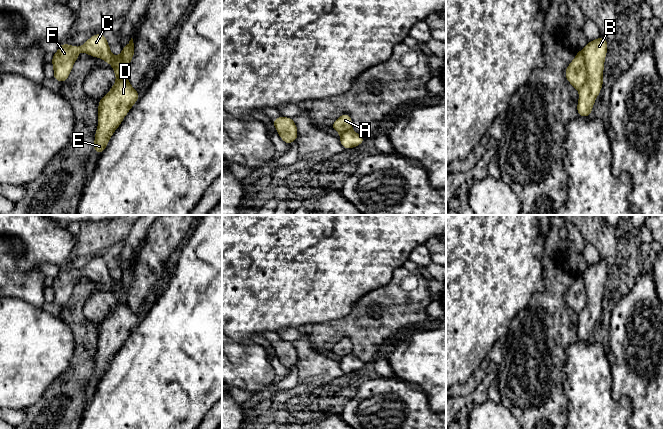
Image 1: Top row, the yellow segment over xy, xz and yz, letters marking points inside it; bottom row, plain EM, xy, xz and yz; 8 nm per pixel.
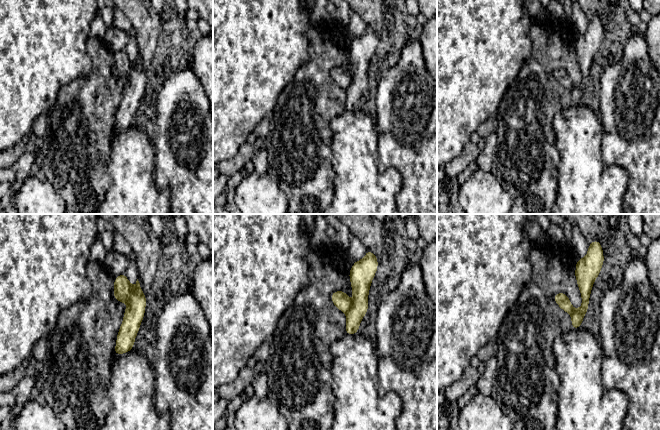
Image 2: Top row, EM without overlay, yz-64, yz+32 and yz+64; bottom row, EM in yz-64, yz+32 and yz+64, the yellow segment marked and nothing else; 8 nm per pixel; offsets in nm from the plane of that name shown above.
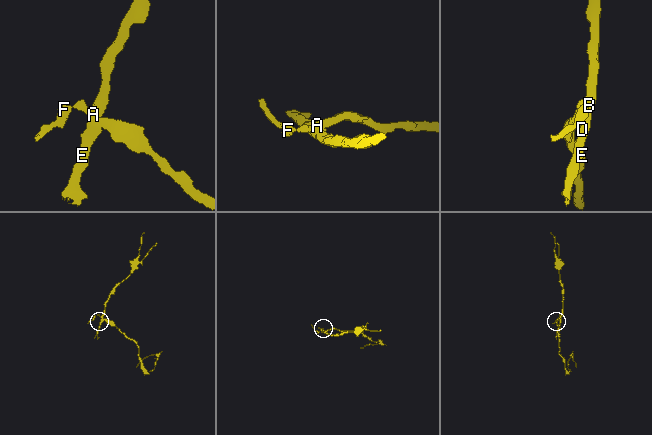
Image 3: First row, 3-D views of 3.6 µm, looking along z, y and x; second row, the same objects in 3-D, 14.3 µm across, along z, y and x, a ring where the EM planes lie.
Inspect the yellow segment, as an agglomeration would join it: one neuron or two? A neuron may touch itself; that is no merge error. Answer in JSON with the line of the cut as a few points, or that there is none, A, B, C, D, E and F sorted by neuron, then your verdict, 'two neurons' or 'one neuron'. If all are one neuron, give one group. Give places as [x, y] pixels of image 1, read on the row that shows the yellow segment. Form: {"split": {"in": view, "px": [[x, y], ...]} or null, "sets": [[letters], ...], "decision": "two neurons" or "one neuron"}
{"split": {"in": "yz", "px": [[582, 51], [585, 81], [578, 90]]}, "sets": [["A", "C", "F"], ["B", "D", "E"]], "decision": "two neurons"}

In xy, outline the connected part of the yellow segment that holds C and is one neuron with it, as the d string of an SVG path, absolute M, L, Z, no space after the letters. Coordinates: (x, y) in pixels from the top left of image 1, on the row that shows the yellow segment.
M97 33L79 48L67 43L60 44L58 51L52 56L51 62L54 68L52 79L59 81L61 84L64 83L69 77L75 61L78 59L80 51L87 53L89 56L101 58L111 64L117 78L127 78L127 68L124 66L122 54L118 57L113 56L106 36Z

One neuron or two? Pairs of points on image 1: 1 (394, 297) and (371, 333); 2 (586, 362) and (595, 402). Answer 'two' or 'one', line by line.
1: one
2: one

